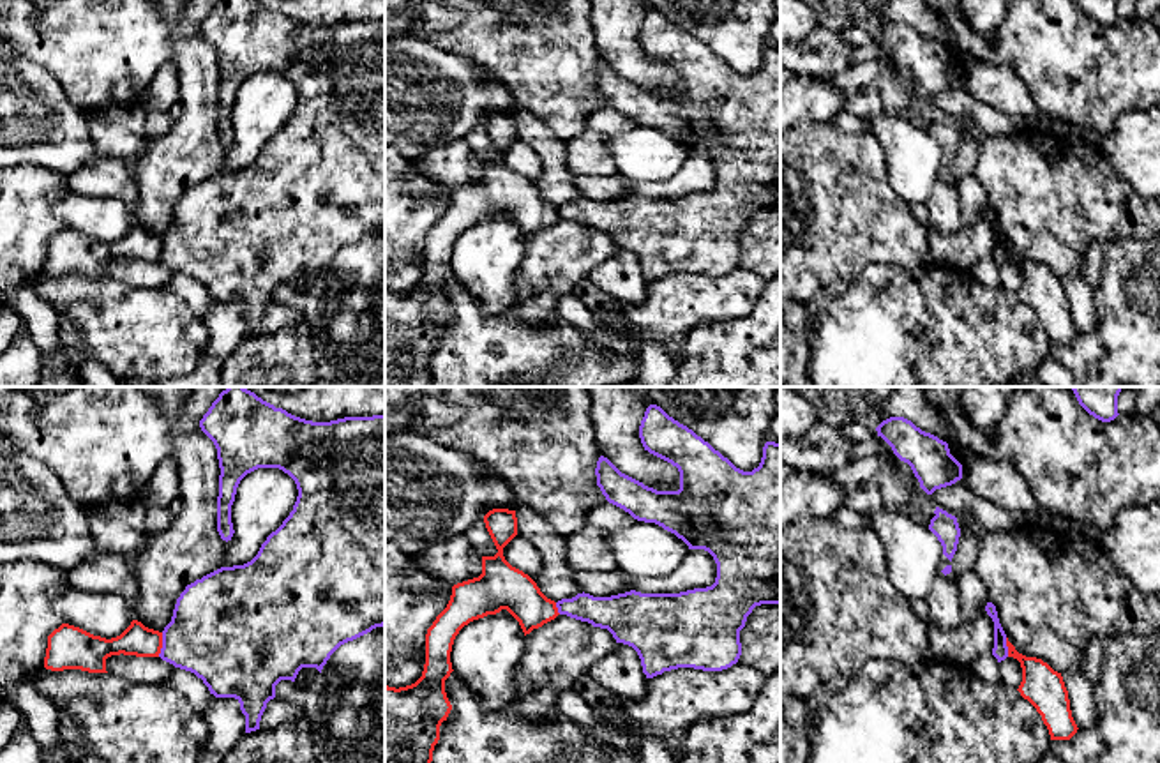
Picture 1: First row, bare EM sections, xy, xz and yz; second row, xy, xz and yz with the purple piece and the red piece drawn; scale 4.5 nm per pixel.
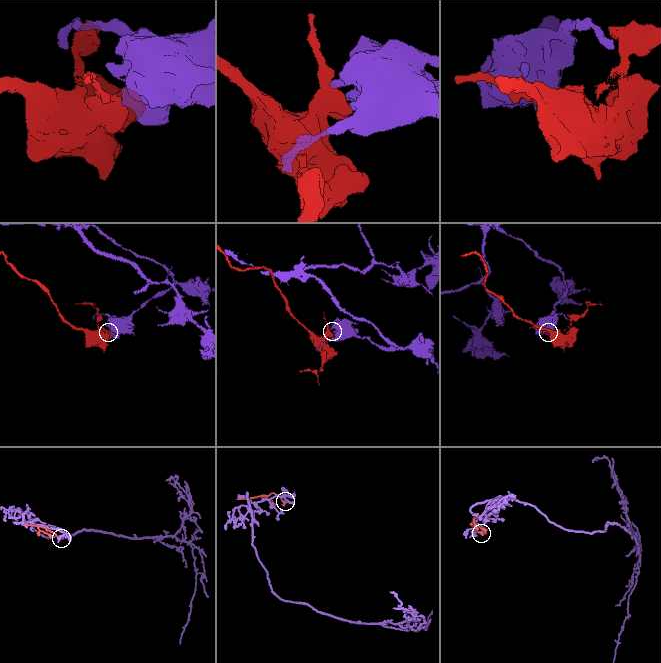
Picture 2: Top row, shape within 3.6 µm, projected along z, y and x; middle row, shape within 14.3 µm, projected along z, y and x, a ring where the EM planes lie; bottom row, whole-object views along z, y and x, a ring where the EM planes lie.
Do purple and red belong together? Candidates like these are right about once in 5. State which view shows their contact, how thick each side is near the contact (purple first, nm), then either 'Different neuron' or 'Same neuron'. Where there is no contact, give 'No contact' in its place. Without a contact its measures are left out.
Touches purple in xy. Thickness 420 nm (purple) against 140 nm. Different neuron

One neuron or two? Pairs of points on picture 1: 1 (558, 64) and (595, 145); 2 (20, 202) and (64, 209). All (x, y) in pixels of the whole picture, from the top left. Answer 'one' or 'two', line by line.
1: two
2: two

